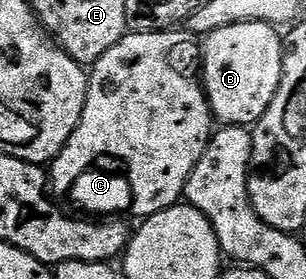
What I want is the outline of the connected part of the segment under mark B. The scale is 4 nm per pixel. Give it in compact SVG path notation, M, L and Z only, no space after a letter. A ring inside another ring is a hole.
M233 23L205 36L201 78L206 100L219 124L253 125L272 105L282 80L284 50L283 36L274 31L269 23Z

